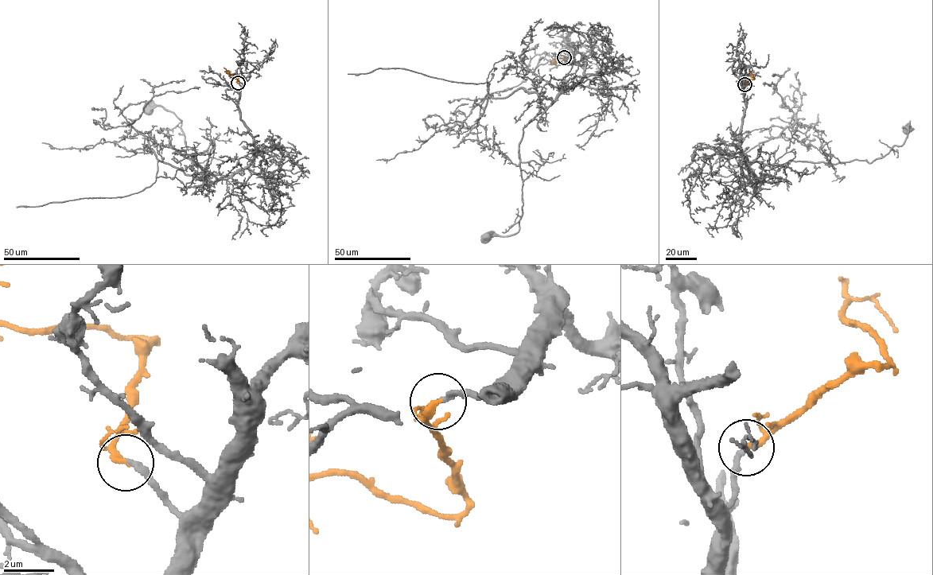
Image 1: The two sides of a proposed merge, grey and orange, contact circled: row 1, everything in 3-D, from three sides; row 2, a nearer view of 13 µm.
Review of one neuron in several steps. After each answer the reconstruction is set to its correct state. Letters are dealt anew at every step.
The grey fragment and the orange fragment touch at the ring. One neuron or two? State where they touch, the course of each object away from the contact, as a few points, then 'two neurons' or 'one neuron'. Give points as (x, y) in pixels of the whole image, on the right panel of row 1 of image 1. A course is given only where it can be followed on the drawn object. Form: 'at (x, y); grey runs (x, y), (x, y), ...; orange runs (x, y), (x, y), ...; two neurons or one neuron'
at (744, 84); grey runs (744, 84), (740, 149), (758, 178), (774, 175), (792, 161), (872, 162), (902, 145), (907, 129); orange runs (744, 84), (753, 79), (748, 71); one neuron

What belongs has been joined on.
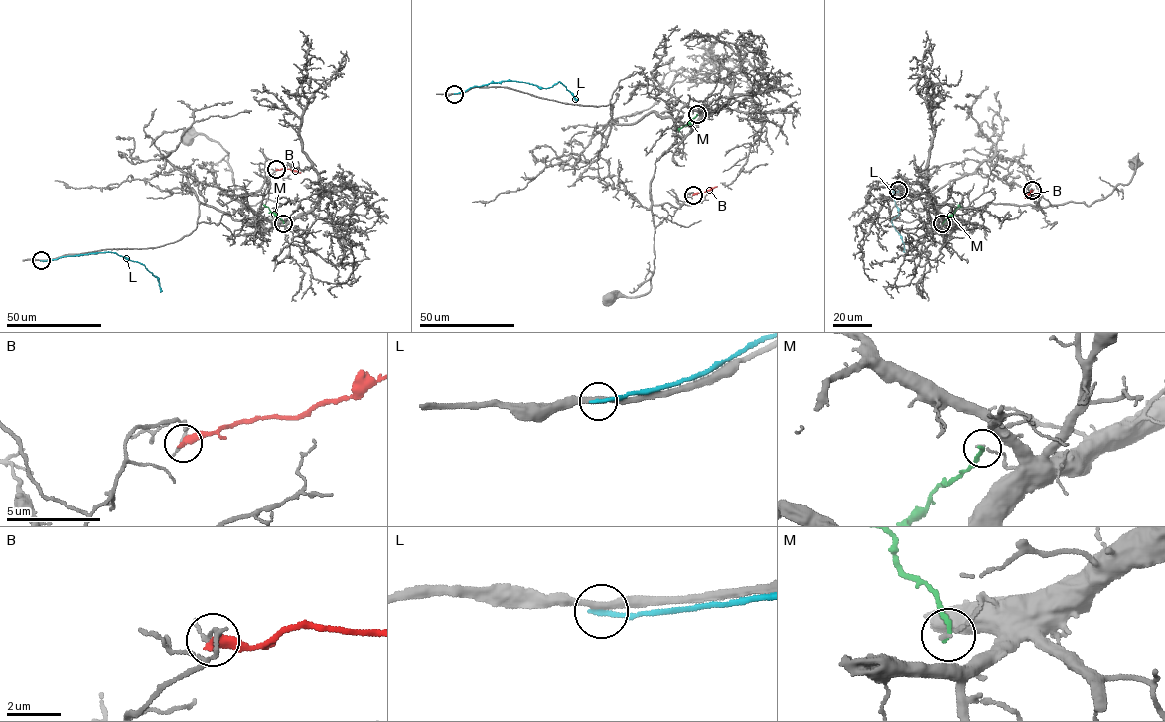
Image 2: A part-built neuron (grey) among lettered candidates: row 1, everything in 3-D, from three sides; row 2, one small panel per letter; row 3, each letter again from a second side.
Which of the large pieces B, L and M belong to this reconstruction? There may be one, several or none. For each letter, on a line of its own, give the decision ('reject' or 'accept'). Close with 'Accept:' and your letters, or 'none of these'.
B: reject
L: reject
M: reject
Accept: none of these

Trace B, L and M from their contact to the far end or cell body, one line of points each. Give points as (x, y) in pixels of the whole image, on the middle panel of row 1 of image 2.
B: (693, 195), (717, 186)
L: (454, 94), (502, 81), (528, 82), (547, 88), (558, 81), (576, 101)
M: (697, 115), (679, 132)

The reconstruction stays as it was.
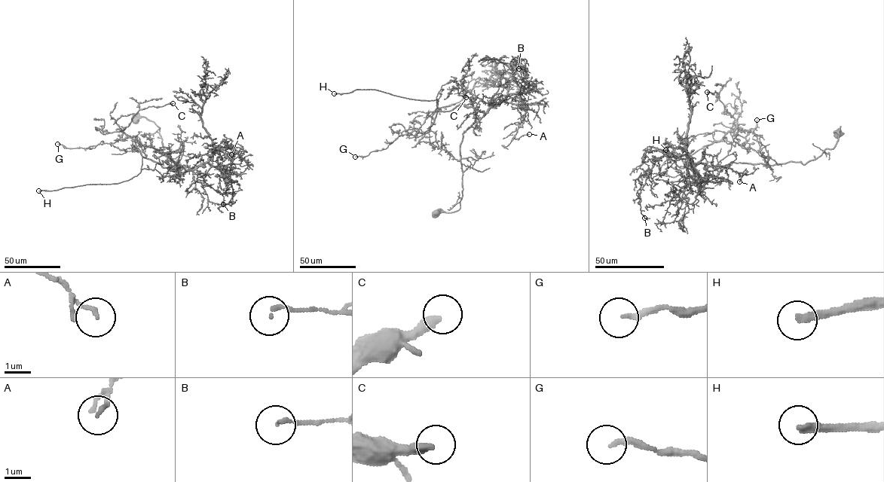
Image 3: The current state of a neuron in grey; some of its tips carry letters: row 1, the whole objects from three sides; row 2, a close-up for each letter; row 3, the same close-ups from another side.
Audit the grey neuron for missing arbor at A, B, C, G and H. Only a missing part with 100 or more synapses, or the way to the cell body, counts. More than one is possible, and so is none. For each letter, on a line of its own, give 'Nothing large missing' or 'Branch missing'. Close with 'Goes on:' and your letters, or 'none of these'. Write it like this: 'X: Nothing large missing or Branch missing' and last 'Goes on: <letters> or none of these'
A: Nothing large missing
B: Nothing large missing
C: Nothing large missing
G: Nothing large missing
H: Branch missing
Goes on: H

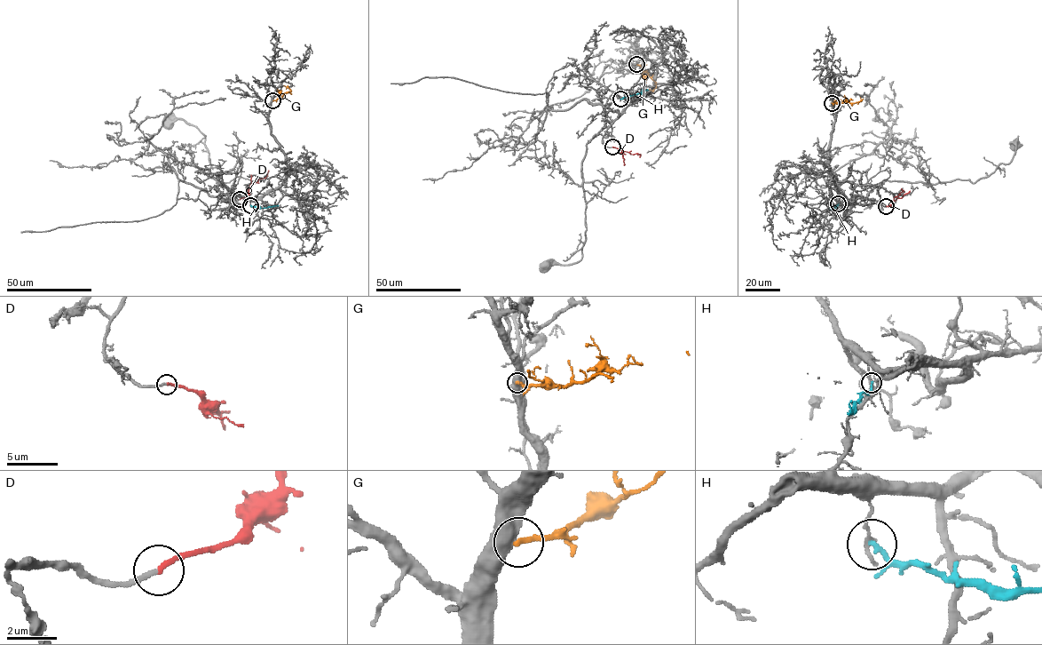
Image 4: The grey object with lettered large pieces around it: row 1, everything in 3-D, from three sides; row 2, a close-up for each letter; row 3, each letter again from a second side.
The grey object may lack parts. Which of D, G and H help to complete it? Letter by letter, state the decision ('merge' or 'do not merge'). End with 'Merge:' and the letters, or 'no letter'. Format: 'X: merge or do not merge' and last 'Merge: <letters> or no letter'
D: merge
G: do not merge
H: do not merge
Merge: D

